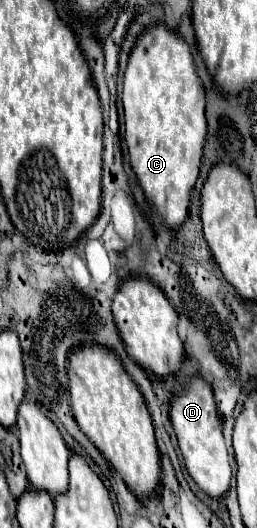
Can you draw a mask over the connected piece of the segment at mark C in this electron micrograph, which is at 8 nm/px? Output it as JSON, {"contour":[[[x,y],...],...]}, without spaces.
{"contour":[[[150,25],[136,41],[134,49],[130,51],[128,67],[124,71],[124,91],[122,91],[122,105],[124,105],[124,121],[126,121],[126,145],[130,155],[130,165],[146,193],[146,197],[154,203],[158,215],[176,229],[188,215],[190,191],[200,173],[200,159],[202,159],[202,143],[206,137],[206,91],[198,77],[192,49],[184,41],[184,37],[162,25]]]}

